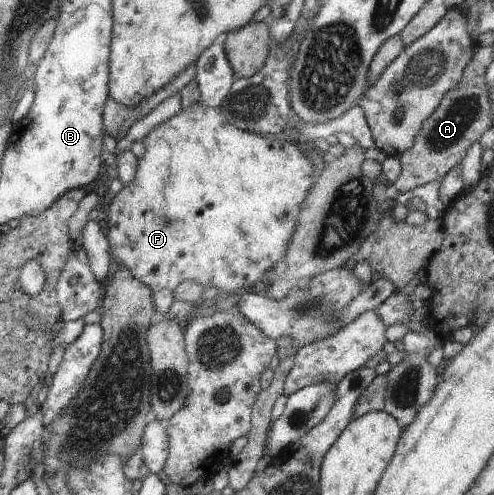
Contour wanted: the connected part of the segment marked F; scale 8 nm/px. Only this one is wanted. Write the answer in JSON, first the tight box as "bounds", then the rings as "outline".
{"bounds":[101,101,319,296],"outline":[[[202,101],[193,104],[191,108],[181,108],[181,112],[155,126],[141,142],[145,146],[145,153],[138,159],[133,182],[125,184],[113,197],[111,206],[109,206],[109,215],[101,219],[105,229],[105,238],[109,242],[109,258],[113,265],[125,266],[131,272],[131,276],[139,280],[141,284],[145,284],[151,292],[161,290],[172,292],[181,282],[195,280],[205,290],[219,288],[219,292],[225,296],[233,294],[238,288],[256,288],[263,283],[272,267],[285,257],[287,244],[290,245],[293,232],[299,224],[297,214],[301,212],[303,200],[315,182],[313,164],[317,162],[315,166],[319,166],[319,159],[311,160],[311,156],[307,153],[303,156],[303,153],[289,142],[269,140],[265,136],[262,138],[259,134],[240,130],[225,120],[219,108],[209,108]]]}

